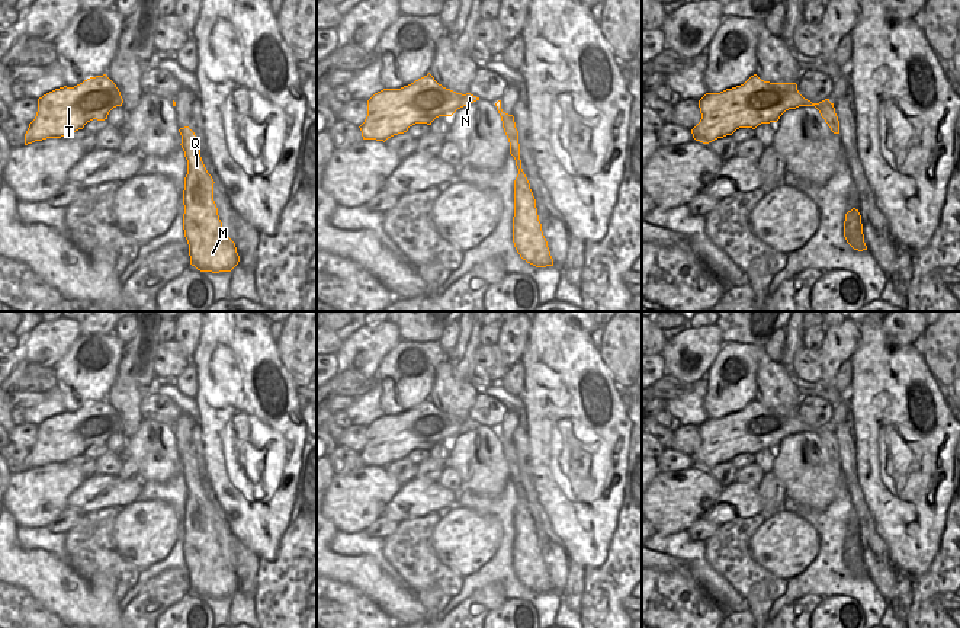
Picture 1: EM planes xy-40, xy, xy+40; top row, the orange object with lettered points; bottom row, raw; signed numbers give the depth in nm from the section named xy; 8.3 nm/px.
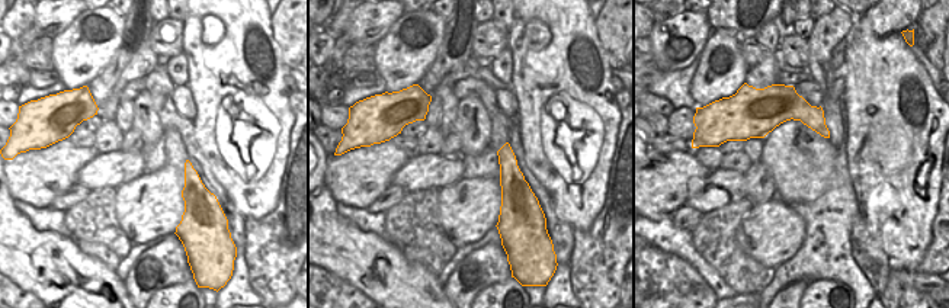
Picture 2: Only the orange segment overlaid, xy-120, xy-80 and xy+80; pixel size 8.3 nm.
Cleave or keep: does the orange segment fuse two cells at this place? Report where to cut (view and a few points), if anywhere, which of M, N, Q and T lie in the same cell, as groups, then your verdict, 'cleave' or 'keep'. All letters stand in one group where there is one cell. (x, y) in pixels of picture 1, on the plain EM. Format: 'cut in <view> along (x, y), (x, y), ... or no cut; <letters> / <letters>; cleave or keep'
no cut; M N Q T; keep

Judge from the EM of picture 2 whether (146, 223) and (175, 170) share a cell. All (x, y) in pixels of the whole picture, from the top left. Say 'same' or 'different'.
same

